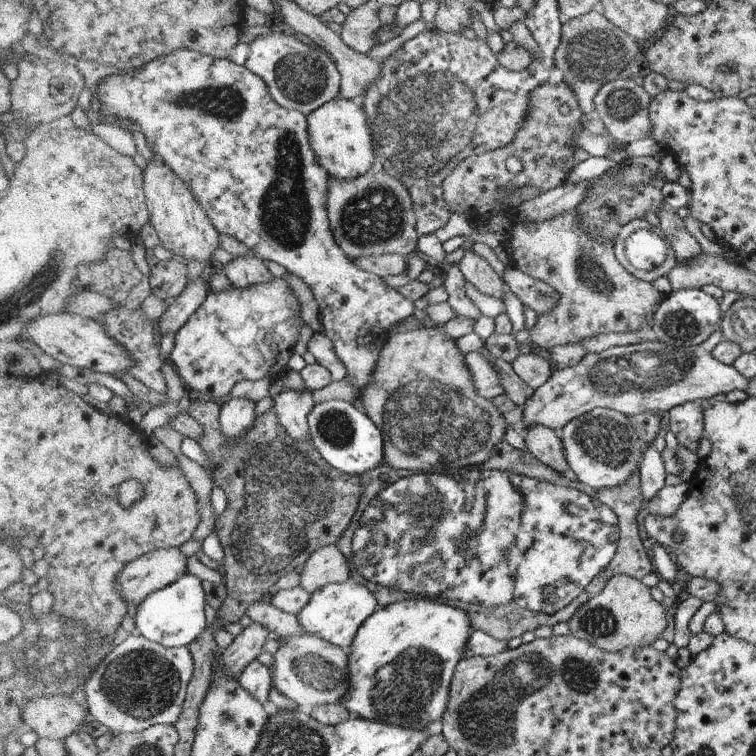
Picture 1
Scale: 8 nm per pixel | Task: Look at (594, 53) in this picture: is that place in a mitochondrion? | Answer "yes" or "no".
yes

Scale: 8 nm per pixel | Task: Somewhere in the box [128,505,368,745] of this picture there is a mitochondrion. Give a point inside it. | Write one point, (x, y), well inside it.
(315, 668)

